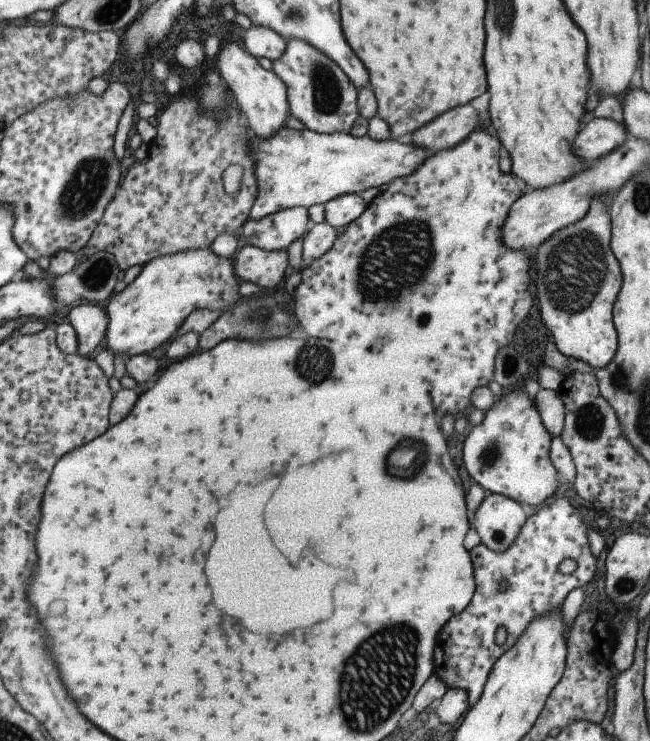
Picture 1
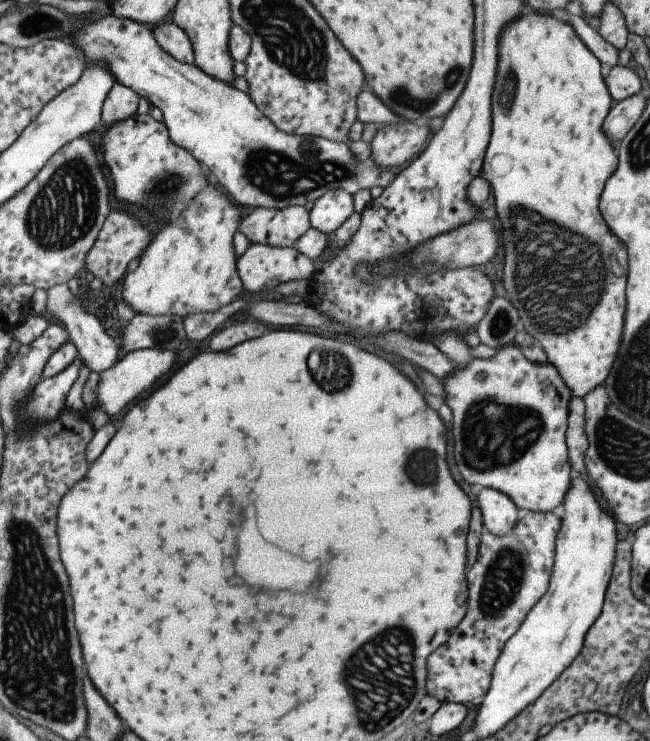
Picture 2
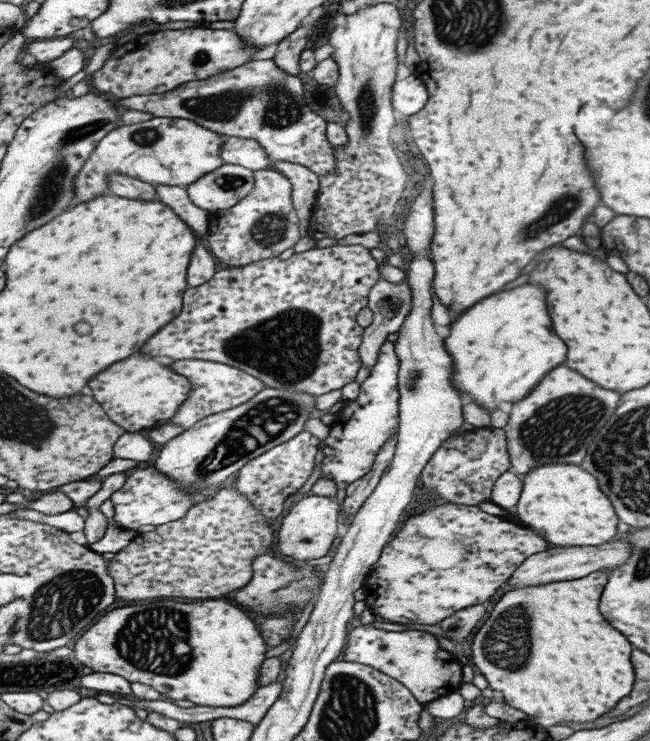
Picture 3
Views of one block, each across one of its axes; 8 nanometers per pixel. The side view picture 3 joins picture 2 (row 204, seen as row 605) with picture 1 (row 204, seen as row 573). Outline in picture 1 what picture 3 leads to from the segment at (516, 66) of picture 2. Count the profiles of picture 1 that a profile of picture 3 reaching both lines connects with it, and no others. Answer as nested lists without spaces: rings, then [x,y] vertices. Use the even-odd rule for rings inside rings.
[[[596,196],[582,220],[552,234],[552,238],[548,238],[536,252],[536,290],[541,318],[560,354],[583,360],[594,369],[606,368],[616,352],[612,304],[620,292],[622,274],[620,262],[610,250],[610,224],[608,202]]]

